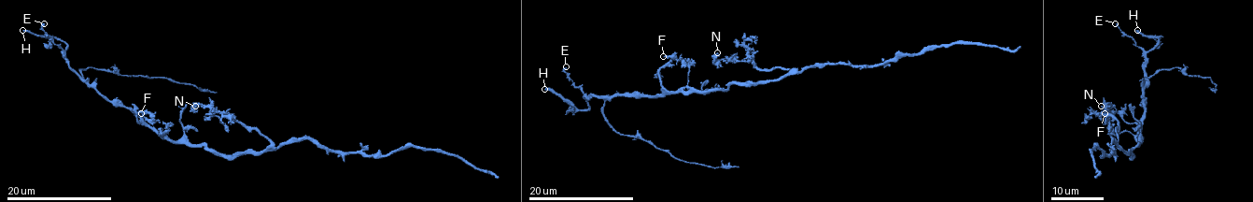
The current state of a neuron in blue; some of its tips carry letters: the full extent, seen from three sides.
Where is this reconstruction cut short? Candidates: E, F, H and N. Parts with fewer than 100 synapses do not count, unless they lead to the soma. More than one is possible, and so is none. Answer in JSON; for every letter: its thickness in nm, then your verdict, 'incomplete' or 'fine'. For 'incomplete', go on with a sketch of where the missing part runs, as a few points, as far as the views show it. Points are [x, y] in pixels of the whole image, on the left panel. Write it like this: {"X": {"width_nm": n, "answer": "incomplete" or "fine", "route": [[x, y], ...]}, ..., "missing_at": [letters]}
{"E": {"width_nm": 320, "answer": "fine"}, "F": {"width_nm": 180, "answer": "fine"}, "H": {"width_nm": 300, "answer": "incomplete"}, "N": {"width_nm": 200, "answer": "fine"}, "missing_at": ["H"]}

